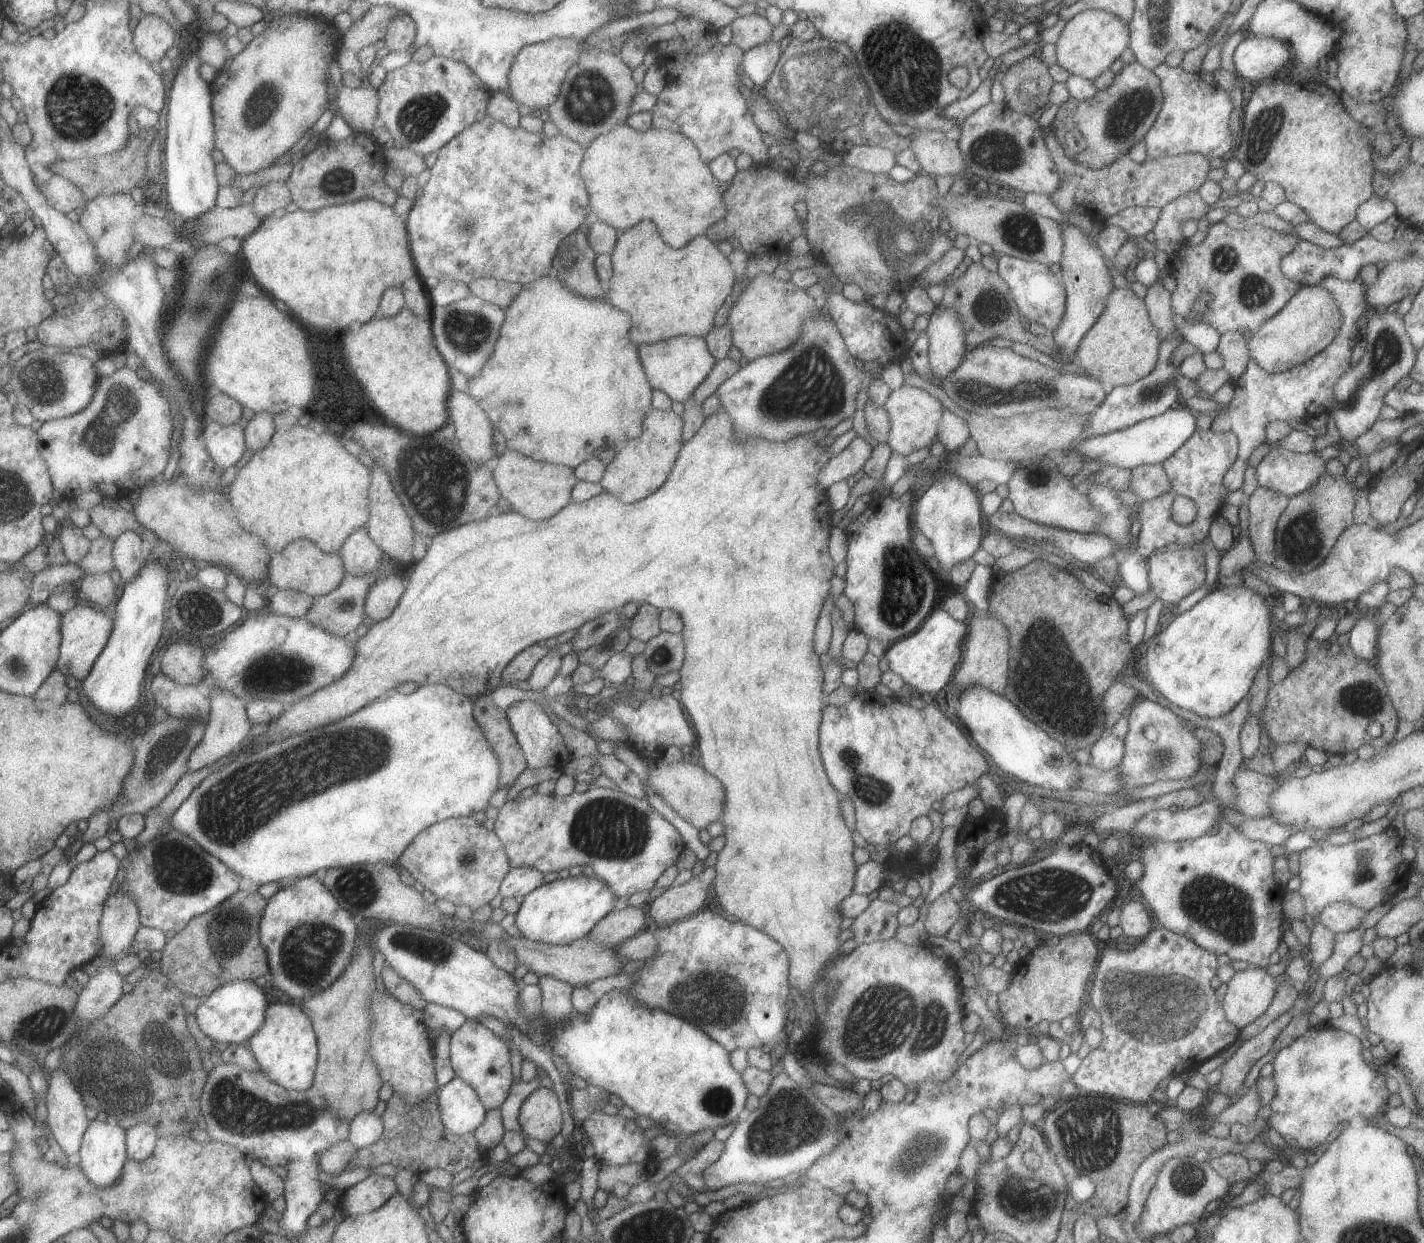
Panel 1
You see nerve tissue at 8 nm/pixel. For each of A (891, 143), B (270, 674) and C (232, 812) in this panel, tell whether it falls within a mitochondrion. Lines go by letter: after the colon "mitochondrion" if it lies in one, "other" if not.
A: other
B: mitochondrion
C: mitochondrion

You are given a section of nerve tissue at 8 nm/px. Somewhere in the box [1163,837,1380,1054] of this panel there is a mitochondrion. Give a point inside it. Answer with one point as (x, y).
(1209, 900)

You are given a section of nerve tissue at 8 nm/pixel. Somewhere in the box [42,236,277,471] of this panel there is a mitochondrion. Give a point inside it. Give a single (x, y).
(121, 401)

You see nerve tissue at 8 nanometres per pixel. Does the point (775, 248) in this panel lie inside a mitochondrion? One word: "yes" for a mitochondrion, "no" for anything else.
no

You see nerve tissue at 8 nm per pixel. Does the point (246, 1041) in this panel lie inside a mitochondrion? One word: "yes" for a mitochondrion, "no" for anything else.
no

